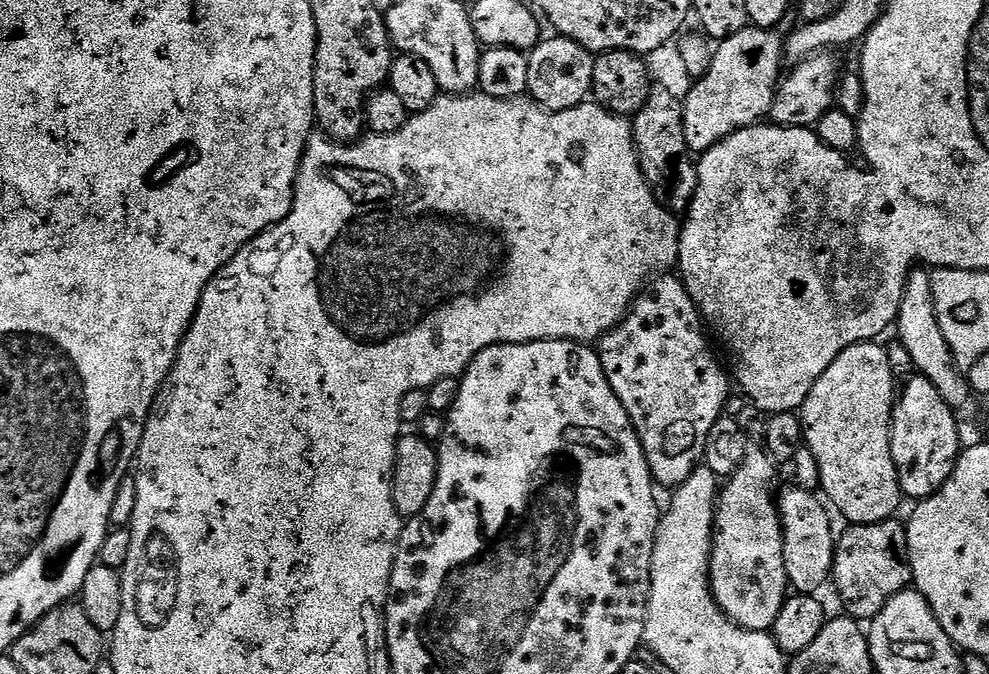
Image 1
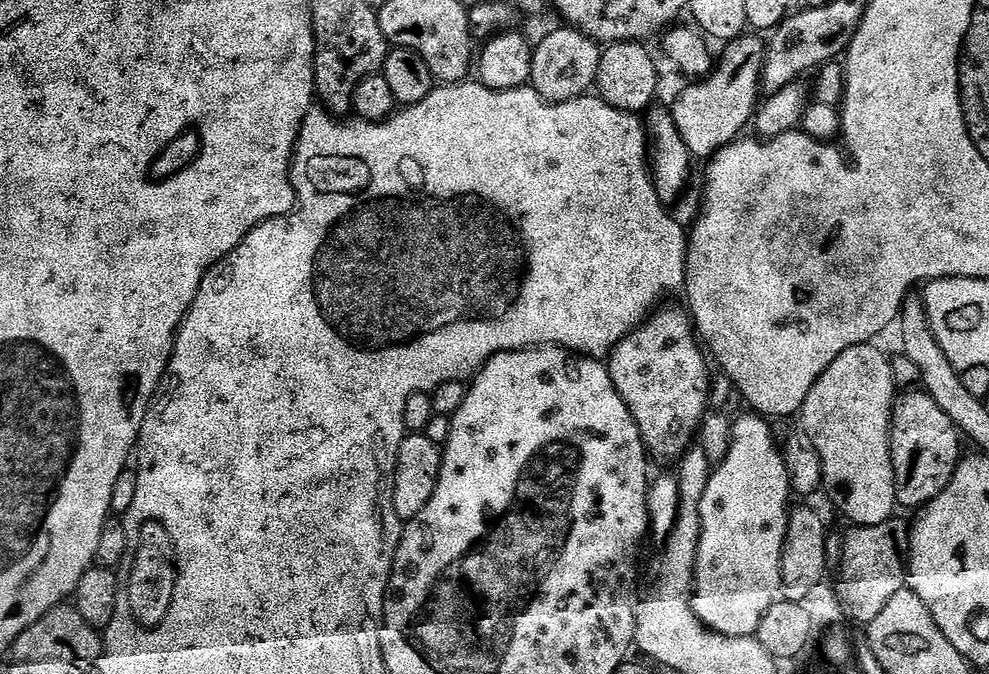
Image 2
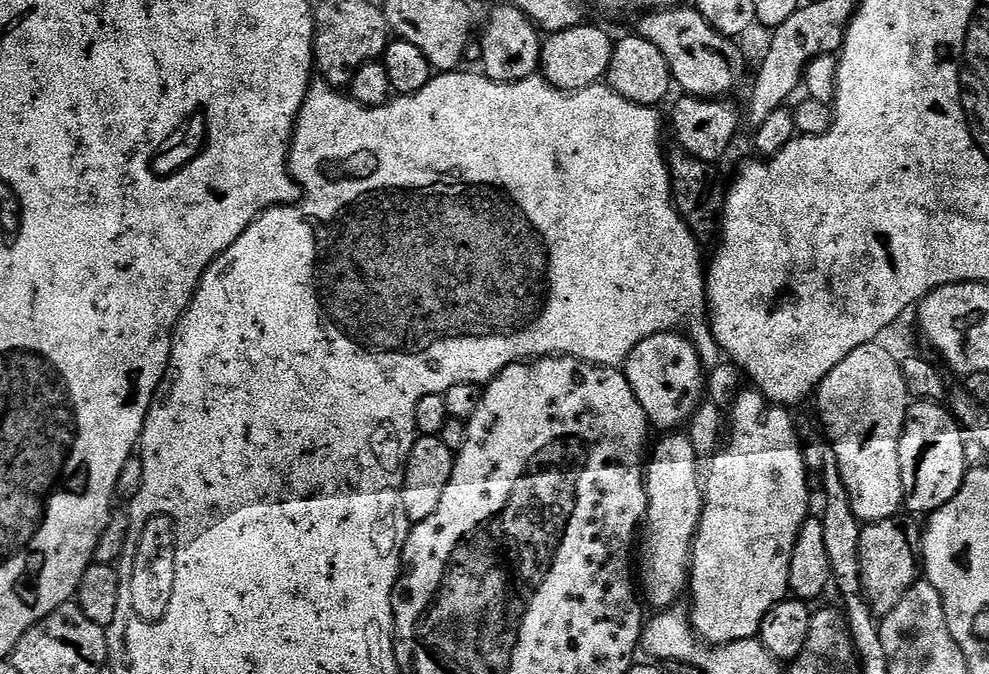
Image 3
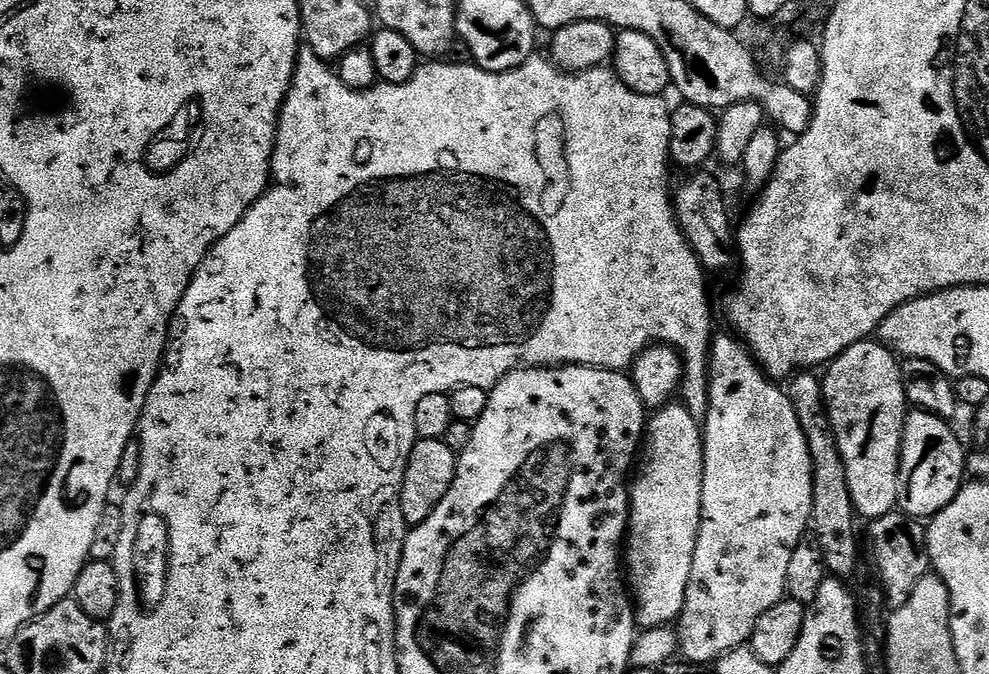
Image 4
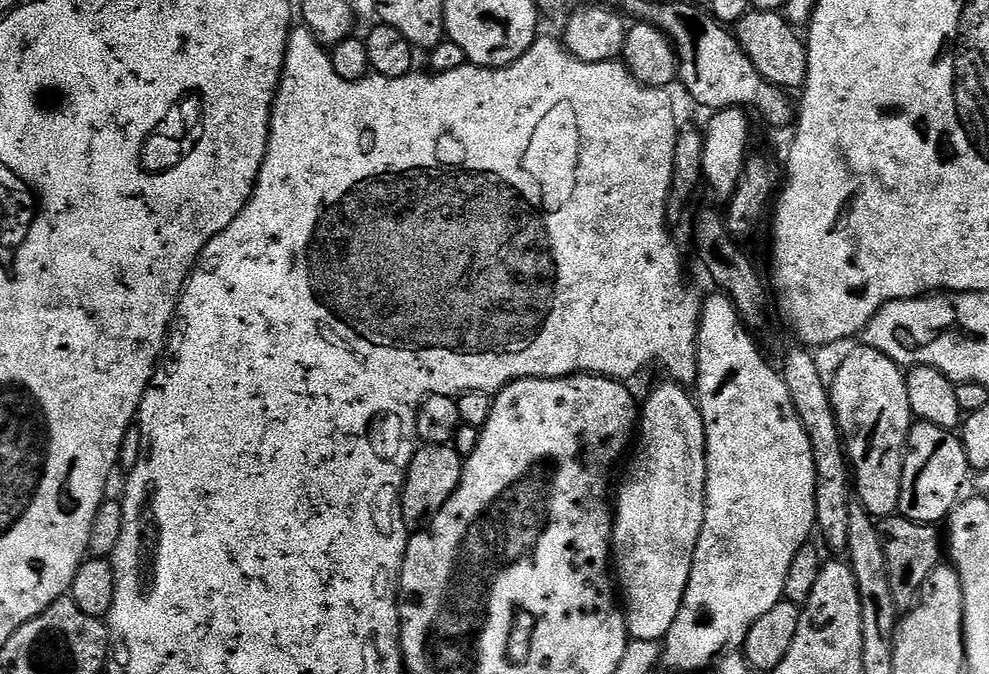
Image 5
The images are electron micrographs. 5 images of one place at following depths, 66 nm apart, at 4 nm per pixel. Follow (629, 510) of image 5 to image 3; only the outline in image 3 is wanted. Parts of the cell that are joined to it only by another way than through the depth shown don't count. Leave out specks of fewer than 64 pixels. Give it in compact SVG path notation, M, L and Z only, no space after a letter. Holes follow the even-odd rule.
M664 434L660 441L656 444L656 449L651 449L650 455L646 460L646 471L644 473L644 498L646 507L644 509L644 523L642 525L642 539L638 544L638 580L642 585L642 596L646 601L647 607L652 610L667 610L677 603L676 598L680 594L680 590L689 583L690 580L690 557L692 555L692 541L696 538L696 528L700 525L700 512L704 509L704 498L702 495L702 468L698 463L698 457L692 443L684 434Z

